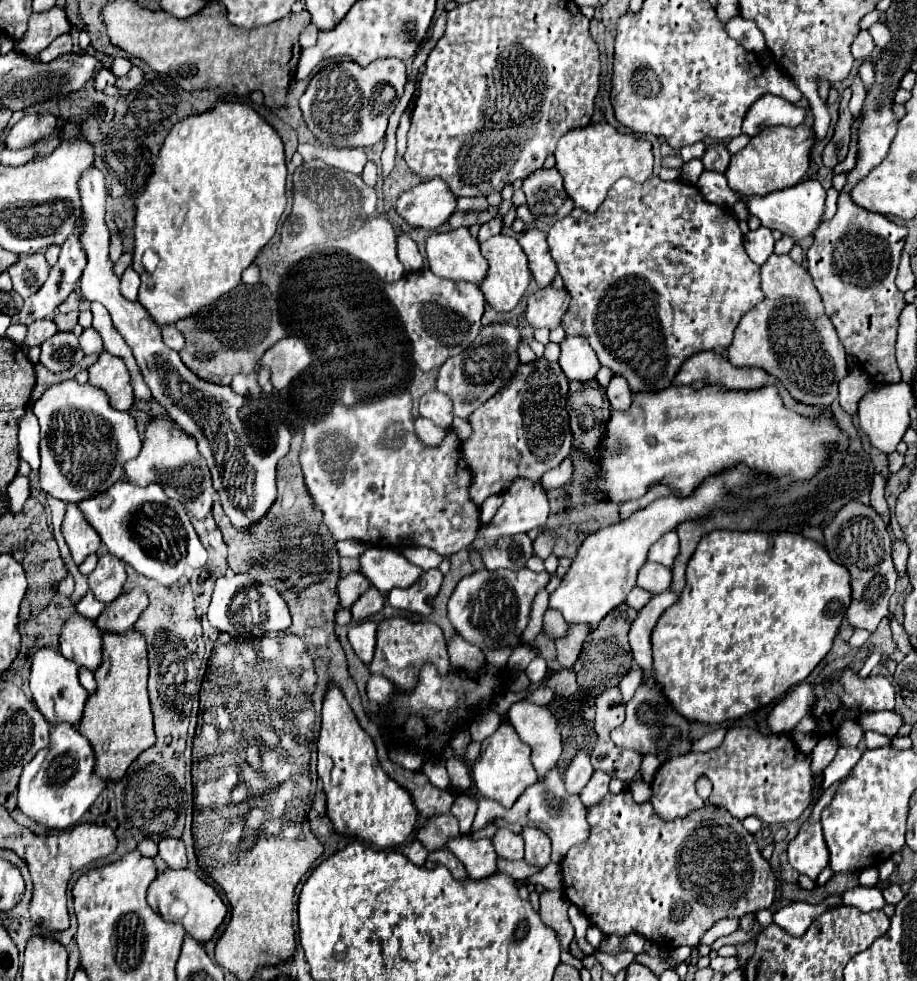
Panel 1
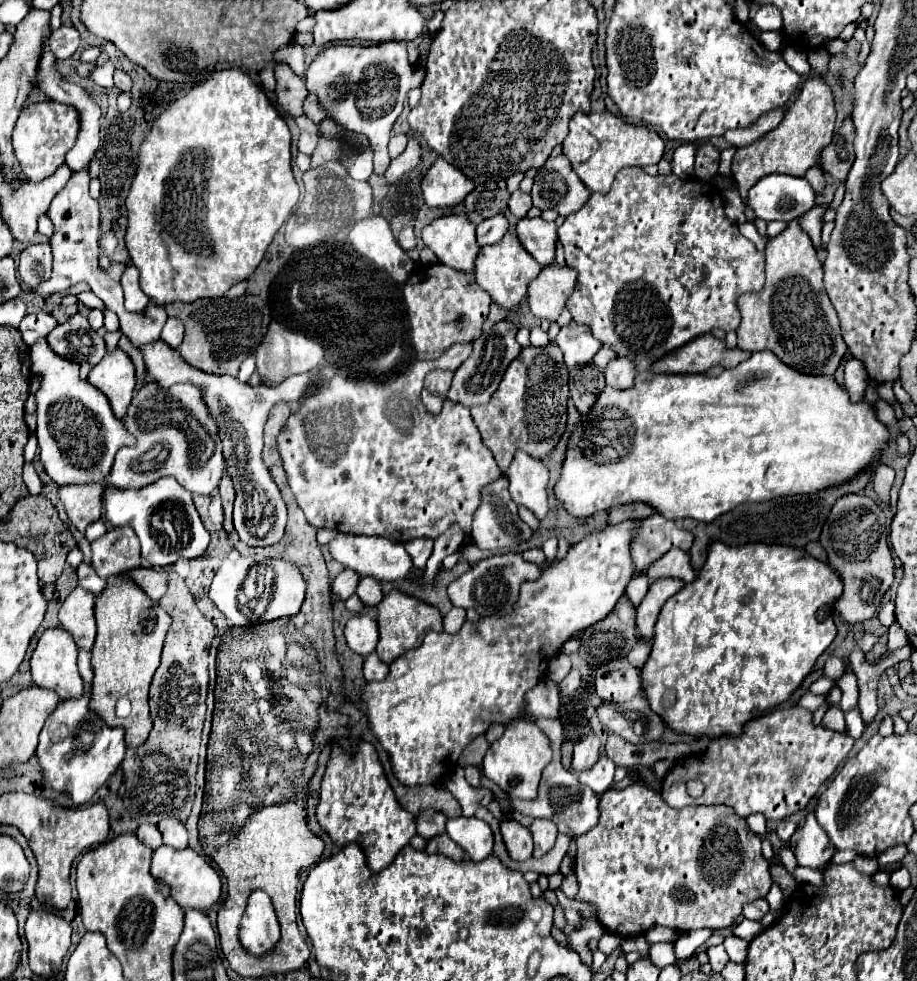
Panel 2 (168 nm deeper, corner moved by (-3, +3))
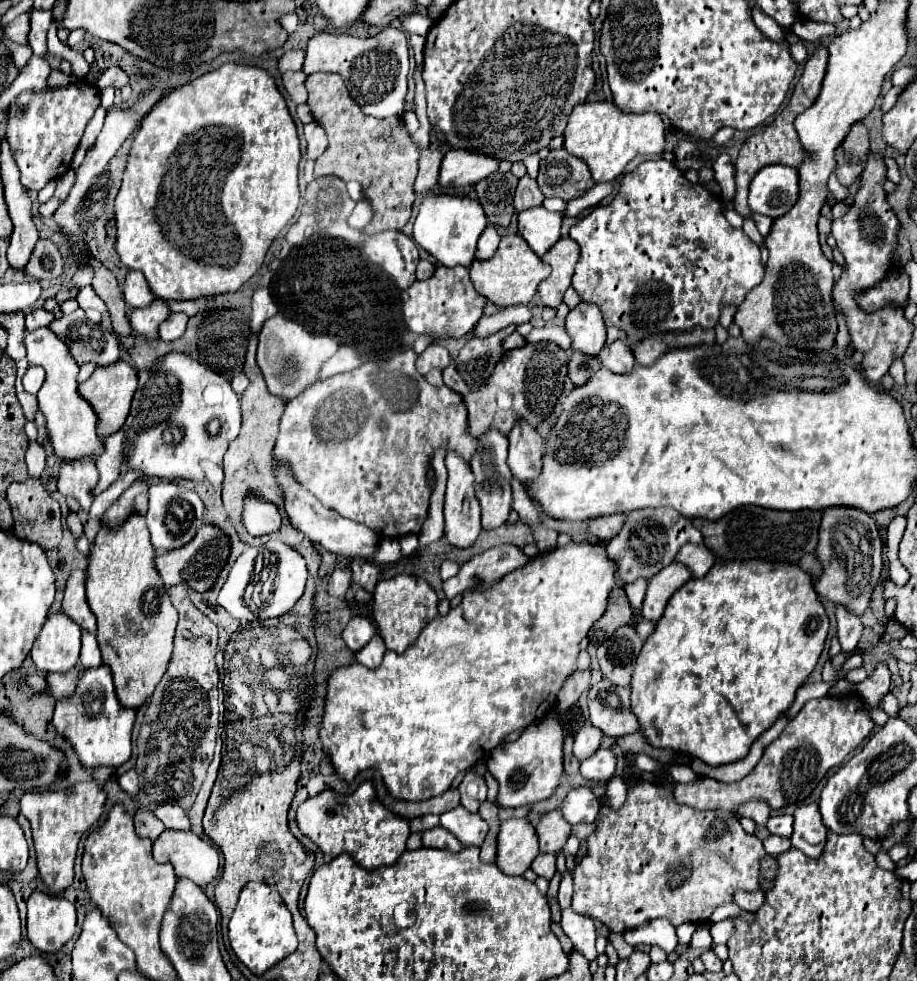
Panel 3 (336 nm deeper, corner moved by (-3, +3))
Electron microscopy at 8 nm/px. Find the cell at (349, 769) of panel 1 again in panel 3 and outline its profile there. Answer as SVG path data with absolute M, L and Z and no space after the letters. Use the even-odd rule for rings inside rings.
M364 781L352 795L336 801L332 789L308 797L296 813L298 827L308 835L326 855L348 853L360 867L376 869L382 865L392 865L406 851L406 839L410 837L408 819L396 817L376 799L376 789L372 781Z

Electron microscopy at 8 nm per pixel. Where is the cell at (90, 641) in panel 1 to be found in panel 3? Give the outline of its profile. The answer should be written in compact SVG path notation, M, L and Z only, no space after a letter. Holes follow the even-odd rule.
M74 571L68 577L64 601L62 601L62 611L74 623L78 623L82 631L96 633L96 617L90 611L88 601L86 601L86 573L84 571Z

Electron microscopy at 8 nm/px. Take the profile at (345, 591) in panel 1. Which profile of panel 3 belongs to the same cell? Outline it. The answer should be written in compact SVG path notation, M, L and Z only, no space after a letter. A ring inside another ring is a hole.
M338 567L328 579L328 593L332 597L344 597L348 587L352 583L352 569L350 567Z

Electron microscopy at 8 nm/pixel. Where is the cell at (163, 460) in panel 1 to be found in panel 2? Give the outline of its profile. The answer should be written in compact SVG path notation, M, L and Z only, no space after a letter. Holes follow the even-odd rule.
M156 381L144 383L136 391L128 407L128 413L124 417L124 427L136 437L136 445L124 447L116 453L112 473L108 473L108 477L104 479L108 487L138 489L150 485L152 481L158 481L160 473L172 475L184 489L198 495L210 495L218 487L224 473L224 455L218 437L218 425L212 419L212 415L208 415L208 405L204 405L204 395L196 385L184 383L184 385L172 385L170 389L160 389Z

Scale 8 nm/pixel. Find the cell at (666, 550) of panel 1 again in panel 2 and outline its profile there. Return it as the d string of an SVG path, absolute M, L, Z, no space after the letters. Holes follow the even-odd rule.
M654 513L652 517L644 519L640 531L632 539L632 561L636 573L646 571L656 559L668 553L672 547L680 547L688 551L692 547L694 535L680 527L676 521L664 519L662 515Z

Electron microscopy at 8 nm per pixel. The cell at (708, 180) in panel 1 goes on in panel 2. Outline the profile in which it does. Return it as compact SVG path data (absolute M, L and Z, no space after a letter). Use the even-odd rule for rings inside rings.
M772 173L748 193L748 205L762 221L792 221L814 207L814 191L804 177Z

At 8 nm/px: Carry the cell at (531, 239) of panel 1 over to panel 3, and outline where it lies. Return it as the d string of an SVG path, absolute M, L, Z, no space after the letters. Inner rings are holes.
M536 207L518 215L518 233L530 249L542 257L560 239L560 223L560 213L550 213L544 207Z

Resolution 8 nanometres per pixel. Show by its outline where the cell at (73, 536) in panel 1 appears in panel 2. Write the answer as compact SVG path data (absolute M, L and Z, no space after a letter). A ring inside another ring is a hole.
M64 485L60 489L60 501L66 507L66 513L70 517L70 525L78 531L86 531L86 527L102 517L102 493L104 485Z

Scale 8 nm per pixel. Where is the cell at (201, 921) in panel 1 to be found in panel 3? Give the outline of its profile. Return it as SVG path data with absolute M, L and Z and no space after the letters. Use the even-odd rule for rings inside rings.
M166 829L158 841L154 841L154 859L158 863L170 863L176 877L186 877L198 887L206 887L218 877L220 855L216 847L202 841L192 831L176 833Z

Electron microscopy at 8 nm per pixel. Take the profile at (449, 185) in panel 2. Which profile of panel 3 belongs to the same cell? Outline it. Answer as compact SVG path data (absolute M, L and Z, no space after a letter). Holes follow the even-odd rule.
M450 149L440 165L438 185L442 187L466 187L476 185L498 169L498 161L478 153L464 153L462 149Z

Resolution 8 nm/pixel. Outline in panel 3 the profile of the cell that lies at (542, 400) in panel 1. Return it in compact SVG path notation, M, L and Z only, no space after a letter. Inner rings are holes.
M526 343L520 349L506 351L500 365L496 365L488 385L476 393L464 397L470 421L470 433L482 437L488 429L498 429L508 435L518 421L526 421L530 427L538 427L546 417L554 413L558 397L564 389L564 379L568 375L568 351L554 343Z

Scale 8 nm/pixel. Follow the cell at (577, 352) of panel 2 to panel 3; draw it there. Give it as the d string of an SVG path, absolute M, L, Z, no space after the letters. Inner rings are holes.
M576 305L566 317L566 333L572 339L570 351L596 357L606 341L606 327L594 305Z

